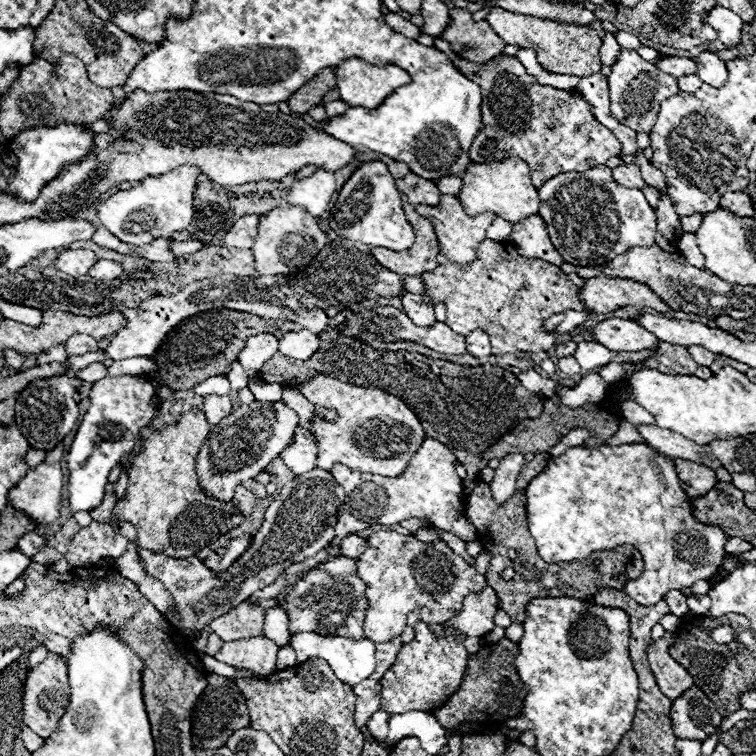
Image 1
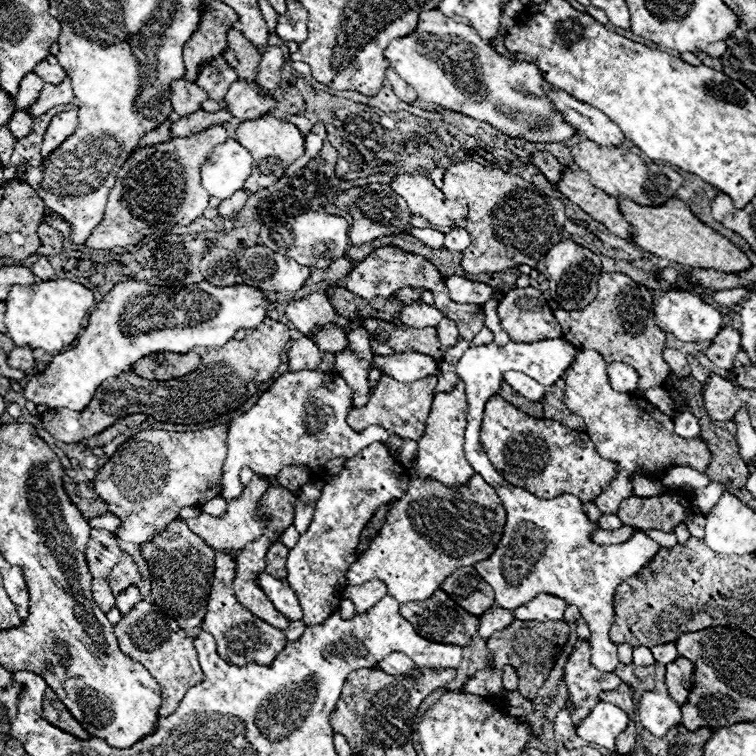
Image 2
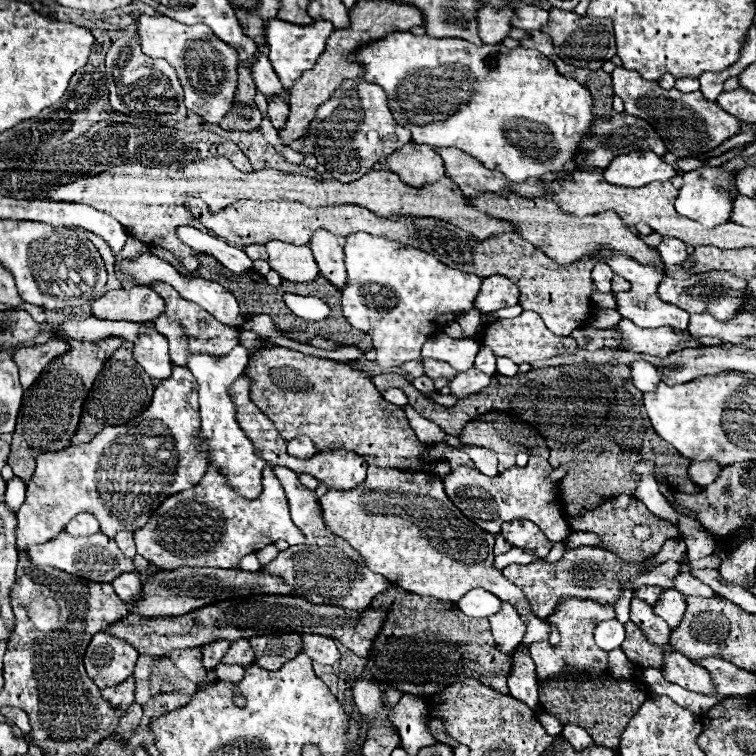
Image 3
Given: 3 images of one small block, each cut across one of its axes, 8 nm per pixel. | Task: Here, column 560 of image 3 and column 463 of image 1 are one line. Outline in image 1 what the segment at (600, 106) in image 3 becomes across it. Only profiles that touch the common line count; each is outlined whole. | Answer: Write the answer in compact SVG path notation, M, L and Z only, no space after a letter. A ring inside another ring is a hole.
M436 38L436 48L442 50L468 80L482 88L482 126L470 148L470 160L474 164L520 158L530 168L534 188L540 188L556 174L584 172L606 164L612 156L622 152L622 144L608 128L596 122L588 102L582 100L576 90L556 90L536 84L512 56L500 54L486 64L474 64L458 58L450 50L450 44L440 38Z

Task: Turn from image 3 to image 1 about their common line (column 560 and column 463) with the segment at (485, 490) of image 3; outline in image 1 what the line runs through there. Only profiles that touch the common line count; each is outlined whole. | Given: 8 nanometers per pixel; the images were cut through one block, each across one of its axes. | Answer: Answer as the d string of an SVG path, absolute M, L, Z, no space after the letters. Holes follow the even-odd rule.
M424 438L420 444L416 456L408 462L408 468L396 476L376 476L376 474L364 474L364 472L352 472L352 468L344 464L334 464L330 470L336 482L346 490L344 508L340 508L338 524L336 524L336 536L330 544L328 558L336 558L340 552L340 542L344 536L366 530L374 524L400 524L402 520L414 518L414 516L428 516L432 526L444 528L448 532L454 532L464 542L476 540L476 528L466 520L464 514L464 502L462 502L462 478L454 470L456 456L448 446L434 438Z

